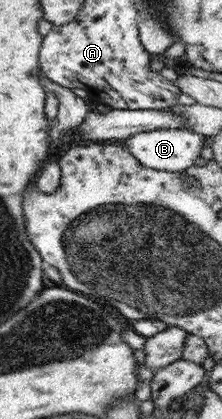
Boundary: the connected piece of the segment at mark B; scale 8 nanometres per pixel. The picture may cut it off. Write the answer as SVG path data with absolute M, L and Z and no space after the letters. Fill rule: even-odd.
M161 128L161 129L153 129L147 130L147 132L137 132L137 134L133 134L133 136L127 136L124 140L119 140L119 142L123 143L127 150L141 166L151 168L153 170L165 170L167 172L182 172L185 168L189 168L189 166L193 166L195 164L195 160L199 158L199 154L201 154L201 148L203 148L203 135L199 133L193 132L187 129L179 129L179 128Z

